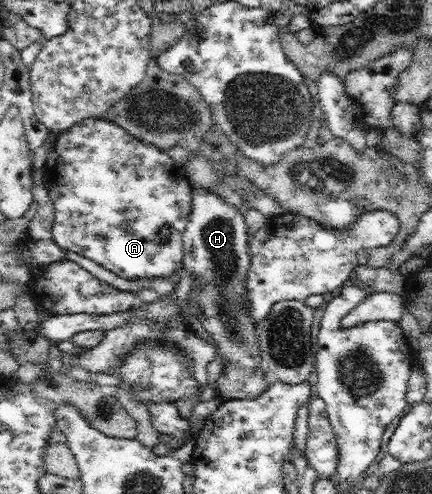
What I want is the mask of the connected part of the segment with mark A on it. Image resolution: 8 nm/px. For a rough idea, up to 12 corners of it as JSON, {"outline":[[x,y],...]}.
{"outline":[[88,117],[43,182],[53,241],[122,278],[183,267],[192,190]]}

